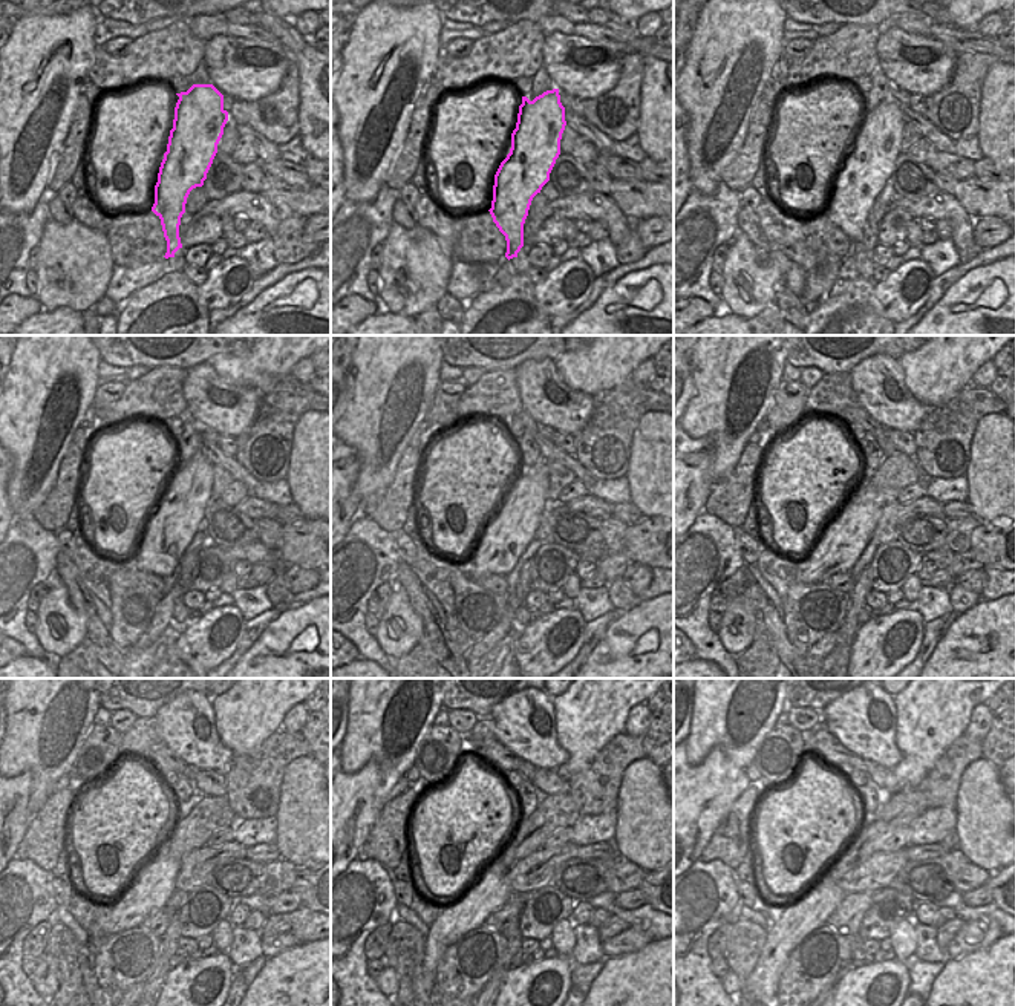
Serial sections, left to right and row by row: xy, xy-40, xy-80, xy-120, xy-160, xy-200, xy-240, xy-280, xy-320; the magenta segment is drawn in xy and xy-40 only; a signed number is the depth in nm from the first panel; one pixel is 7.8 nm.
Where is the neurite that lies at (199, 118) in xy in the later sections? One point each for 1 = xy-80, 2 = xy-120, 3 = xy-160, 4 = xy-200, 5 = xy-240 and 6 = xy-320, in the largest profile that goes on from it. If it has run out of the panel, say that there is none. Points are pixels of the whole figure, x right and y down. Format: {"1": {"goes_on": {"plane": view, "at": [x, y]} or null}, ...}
{"1": {"goes_on": {"plane": "xy-80", "at": [870, 163]}}, "2": {"goes_on": {"plane": "xy-120", "at": [175, 521]}}, "3": {"goes_on": {"plane": "xy-160", "at": [502, 541]}}, "4": {"goes_on": {"plane": "xy-200", "at": [844, 539]}}, "5": {"goes_on": {"plane": "xy-240", "at": [153, 885]}}, "6": {"goes_on": {"plane": "xy-320", "at": [799, 919]}}}

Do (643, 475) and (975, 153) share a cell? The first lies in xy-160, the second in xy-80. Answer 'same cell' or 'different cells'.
different cells

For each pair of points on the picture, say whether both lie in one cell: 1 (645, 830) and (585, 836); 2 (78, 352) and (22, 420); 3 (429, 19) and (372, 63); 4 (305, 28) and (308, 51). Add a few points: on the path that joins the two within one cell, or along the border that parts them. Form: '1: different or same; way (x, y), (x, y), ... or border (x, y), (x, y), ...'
1: different; border (616, 809), (616, 836), (613, 841)
2: same; way (62, 369), (51, 380), (45, 397), (39, 403)
3: same; way (415, 31), (403, 43), (394, 43), (386, 51)
4: different; border (291, 19), (293, 25), (303, 35), (311, 37)

